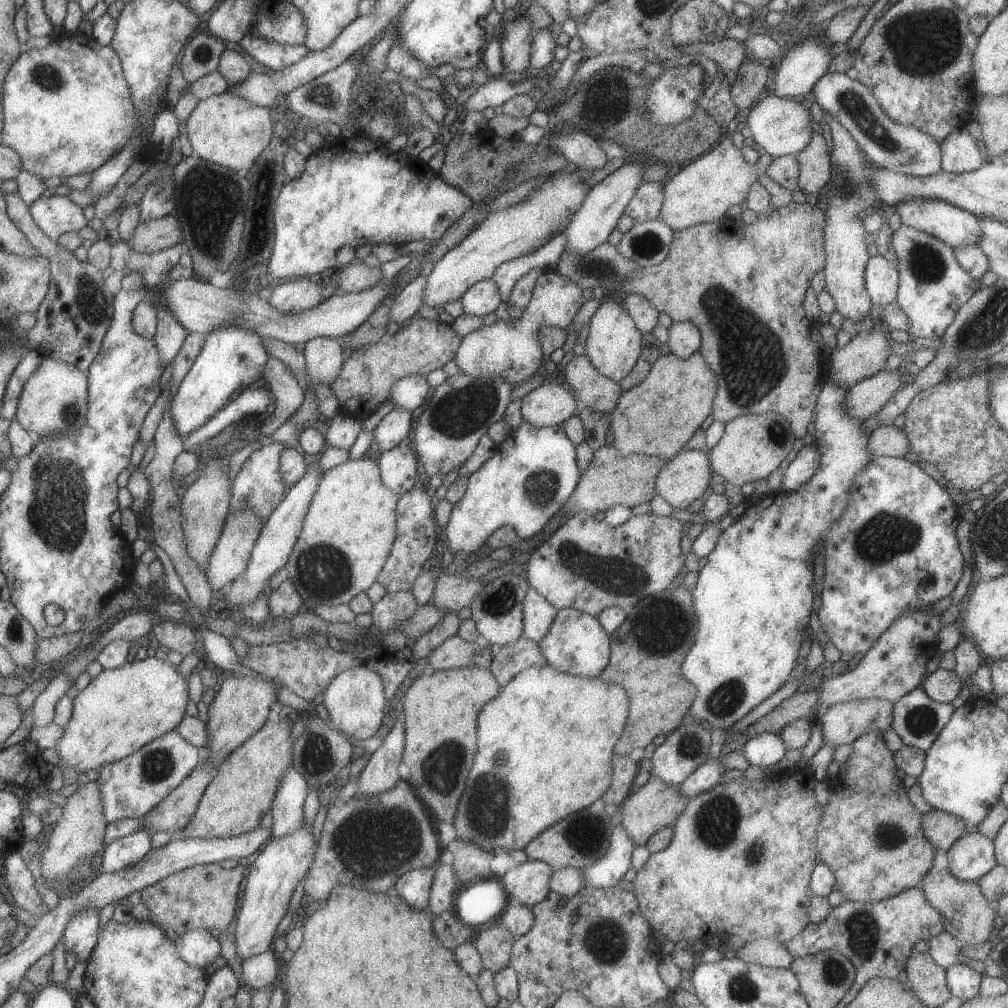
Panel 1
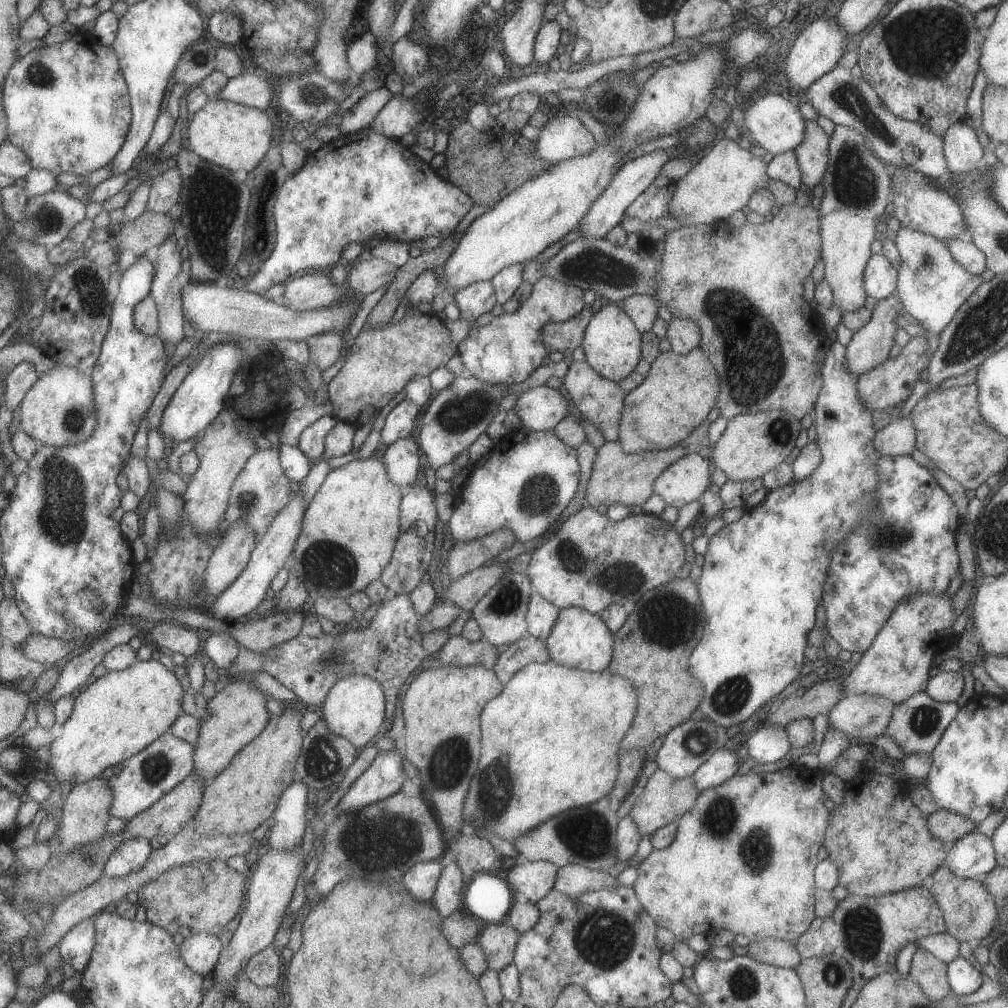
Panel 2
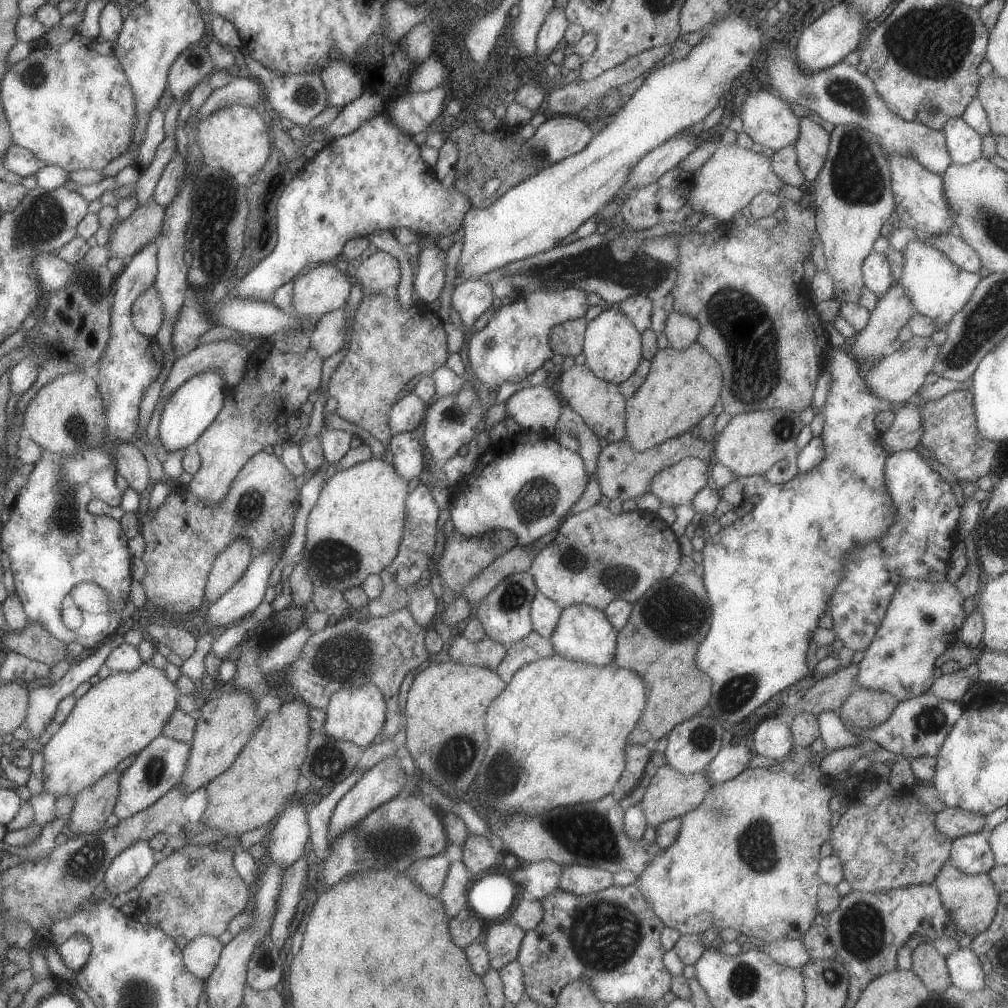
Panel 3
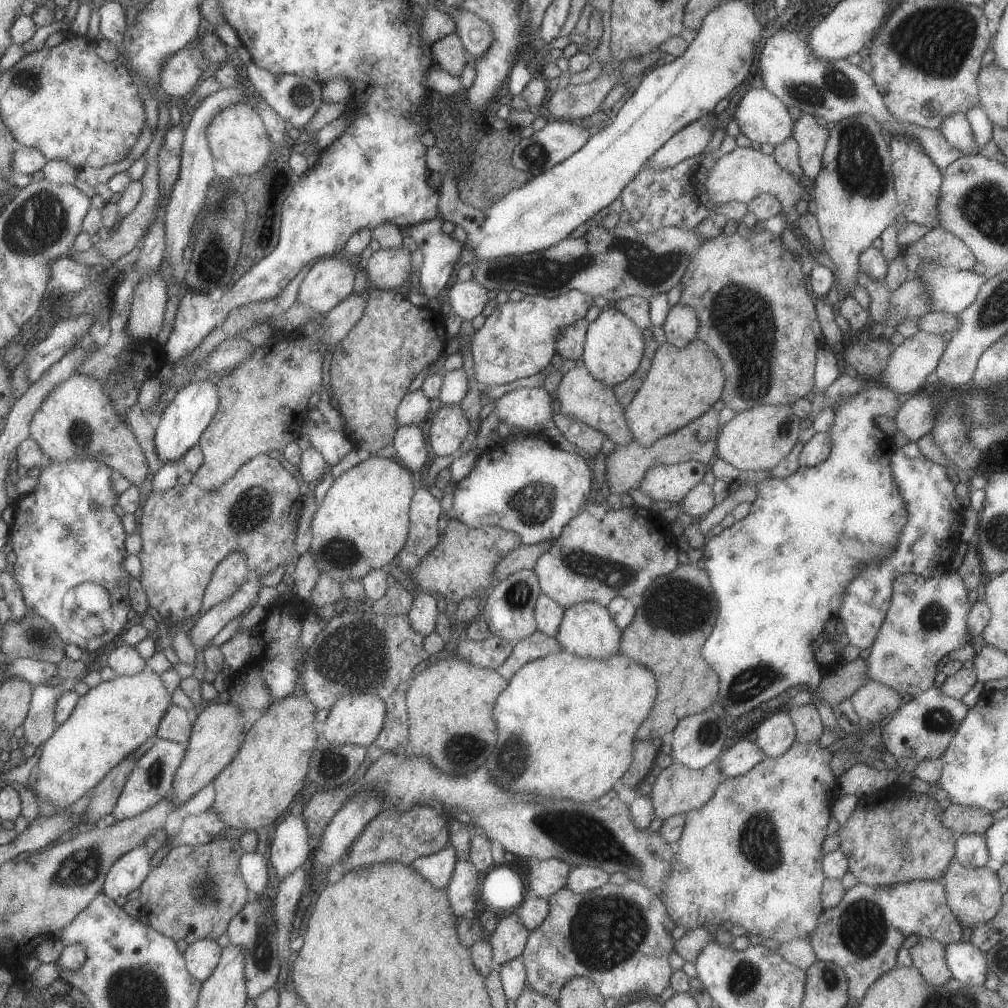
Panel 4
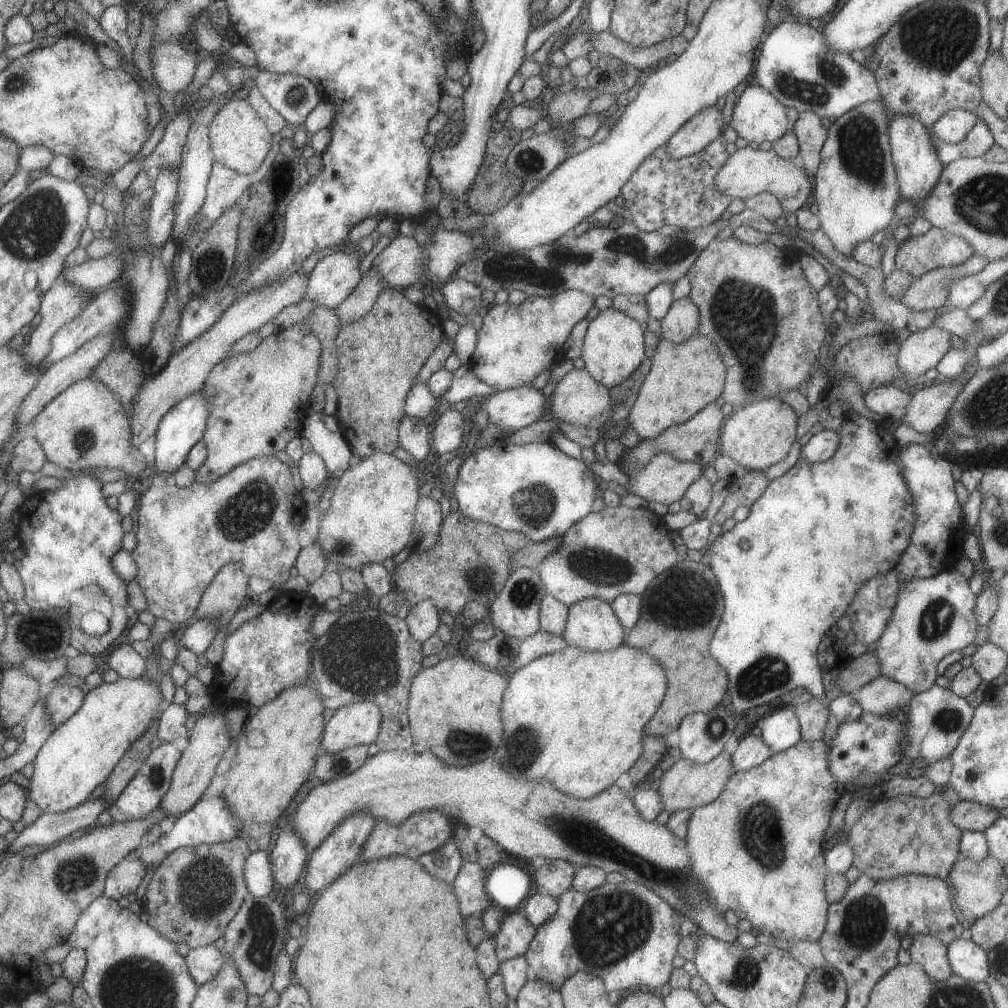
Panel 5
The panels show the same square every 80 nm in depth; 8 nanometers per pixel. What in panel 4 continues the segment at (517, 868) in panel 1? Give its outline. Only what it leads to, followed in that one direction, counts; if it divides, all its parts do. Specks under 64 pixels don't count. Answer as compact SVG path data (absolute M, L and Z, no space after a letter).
M559 859L540 860L534 868L530 868L527 876L530 894L548 899L559 889L566 886L566 878L570 866Z

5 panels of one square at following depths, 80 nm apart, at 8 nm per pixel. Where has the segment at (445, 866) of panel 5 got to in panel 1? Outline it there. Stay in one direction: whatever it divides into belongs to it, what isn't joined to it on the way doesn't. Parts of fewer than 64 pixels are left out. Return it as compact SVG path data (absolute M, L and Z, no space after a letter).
M435 865L419 867L406 872L395 881L397 894L415 910L425 910L428 906L429 891Z

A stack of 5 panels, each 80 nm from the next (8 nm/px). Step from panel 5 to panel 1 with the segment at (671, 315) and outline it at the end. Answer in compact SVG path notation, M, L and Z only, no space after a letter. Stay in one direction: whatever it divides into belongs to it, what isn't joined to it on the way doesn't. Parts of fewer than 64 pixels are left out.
M673 320L668 328L668 342L670 353L685 360L700 348L700 333L691 322Z

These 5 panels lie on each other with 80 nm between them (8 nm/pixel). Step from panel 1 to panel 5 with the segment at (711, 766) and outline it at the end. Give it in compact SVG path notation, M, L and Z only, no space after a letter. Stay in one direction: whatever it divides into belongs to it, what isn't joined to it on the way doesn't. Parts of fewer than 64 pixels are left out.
M749 734L738 742L735 752L730 756L735 771L755 768L773 754L770 746L760 736Z

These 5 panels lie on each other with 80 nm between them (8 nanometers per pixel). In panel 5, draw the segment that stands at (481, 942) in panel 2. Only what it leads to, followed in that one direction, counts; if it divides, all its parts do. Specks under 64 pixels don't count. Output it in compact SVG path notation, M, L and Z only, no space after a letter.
M522 912L507 914L500 922L499 931L494 935L495 954L499 961L523 955L533 940L536 928Z

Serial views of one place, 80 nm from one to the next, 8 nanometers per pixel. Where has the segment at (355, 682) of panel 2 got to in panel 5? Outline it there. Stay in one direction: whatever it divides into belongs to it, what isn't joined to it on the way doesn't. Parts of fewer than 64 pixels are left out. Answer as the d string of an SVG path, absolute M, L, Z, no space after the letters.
M371 701L340 706L324 726L321 750L336 753L355 745L368 746L376 740L380 724L379 707Z

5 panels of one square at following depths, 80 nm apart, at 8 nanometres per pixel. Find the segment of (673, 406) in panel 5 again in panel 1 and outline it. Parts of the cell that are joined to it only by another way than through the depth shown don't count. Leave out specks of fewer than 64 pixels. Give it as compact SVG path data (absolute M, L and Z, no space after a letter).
M693 352L691 356L685 358L685 360L681 358L677 358L677 356L673 356L673 354L665 354L660 355L653 365L650 366L649 373L646 375L646 378L634 388L629 388L628 390L622 390L621 394L619 394L619 398L617 398L617 404L615 404L615 408L611 410L610 413L610 422L608 424L608 430L611 432L611 436L613 436L613 446L618 451L619 454L629 454L629 453L637 453L643 456L657 456L657 458L663 458L663 460L668 461L669 459L676 456L681 451L683 451L683 446L685 446L685 442L688 442L691 439L691 436L695 434L695 432L700 428L700 425L705 420L707 416L710 416L711 406L713 398L715 397L715 374L711 372L711 368L707 364L705 364L705 360L703 360L701 354L697 352Z

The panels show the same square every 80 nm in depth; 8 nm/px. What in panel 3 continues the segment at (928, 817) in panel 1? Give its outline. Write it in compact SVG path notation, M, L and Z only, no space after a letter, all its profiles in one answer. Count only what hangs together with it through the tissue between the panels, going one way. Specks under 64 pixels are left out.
M945 807L936 813L934 823L941 834L952 840L969 833L985 833L985 816L955 807Z

